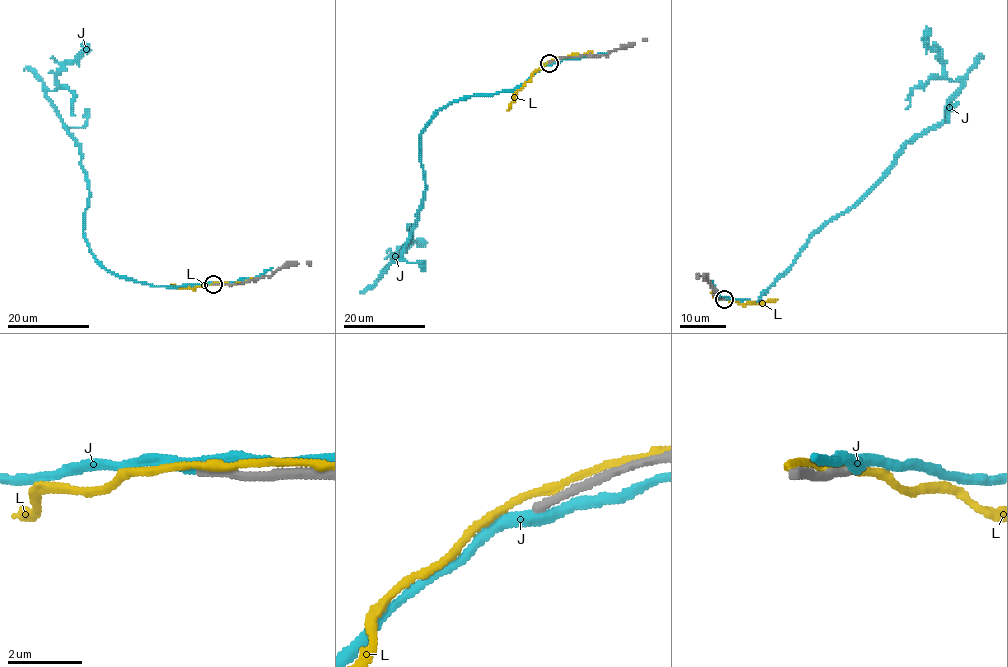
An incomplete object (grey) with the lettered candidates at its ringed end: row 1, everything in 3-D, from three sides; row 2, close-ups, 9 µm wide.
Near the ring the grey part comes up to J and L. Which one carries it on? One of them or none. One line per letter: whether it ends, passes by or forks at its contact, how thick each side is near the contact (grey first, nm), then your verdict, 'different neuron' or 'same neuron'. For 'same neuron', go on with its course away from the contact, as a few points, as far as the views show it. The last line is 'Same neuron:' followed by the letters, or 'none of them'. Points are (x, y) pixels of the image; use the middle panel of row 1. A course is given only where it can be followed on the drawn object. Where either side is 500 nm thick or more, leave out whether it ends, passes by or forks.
J: it passes by; 240 nm thick on the grey side, 340 nm on the other; different neuron
L: it passes by; 320 nm thick on the grey side, 200 nm on the other; different neuron
Same neuron: none of them

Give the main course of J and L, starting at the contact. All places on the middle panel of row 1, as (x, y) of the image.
J: (550, 63), (513, 90), (443, 106), (426, 124), (419, 144), (422, 203), (403, 254), (382, 273), (419, 242)
L: (552, 61), (544, 62), (533, 73), (506, 110)

